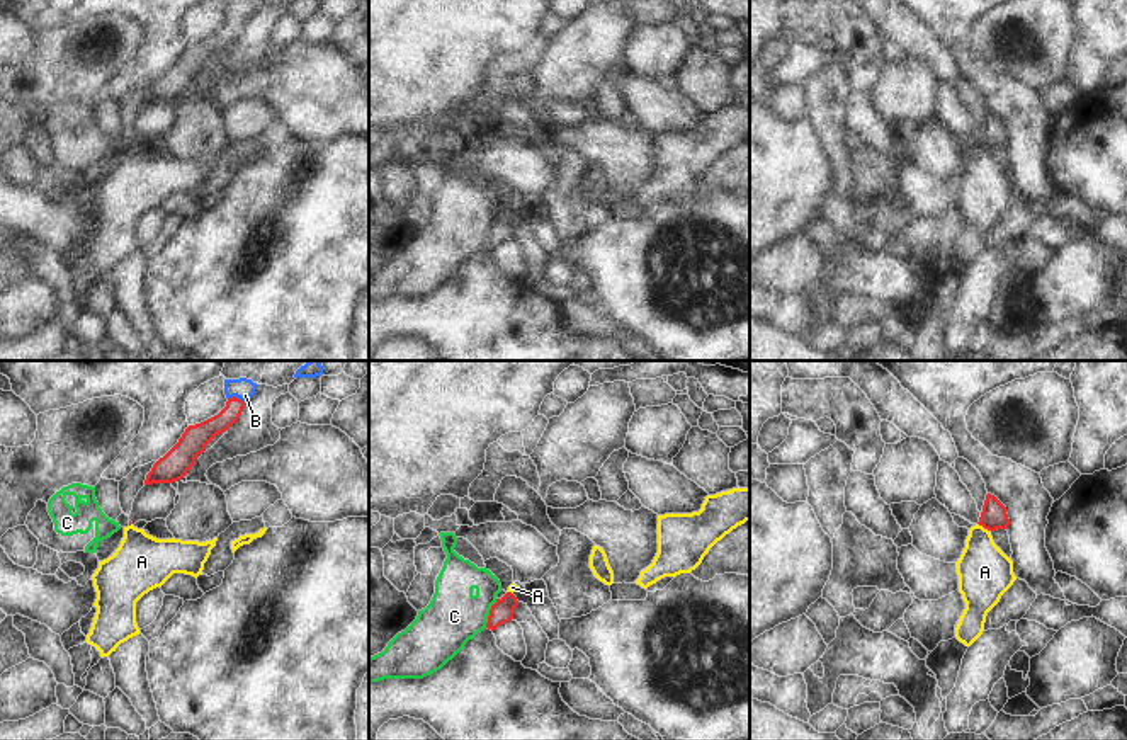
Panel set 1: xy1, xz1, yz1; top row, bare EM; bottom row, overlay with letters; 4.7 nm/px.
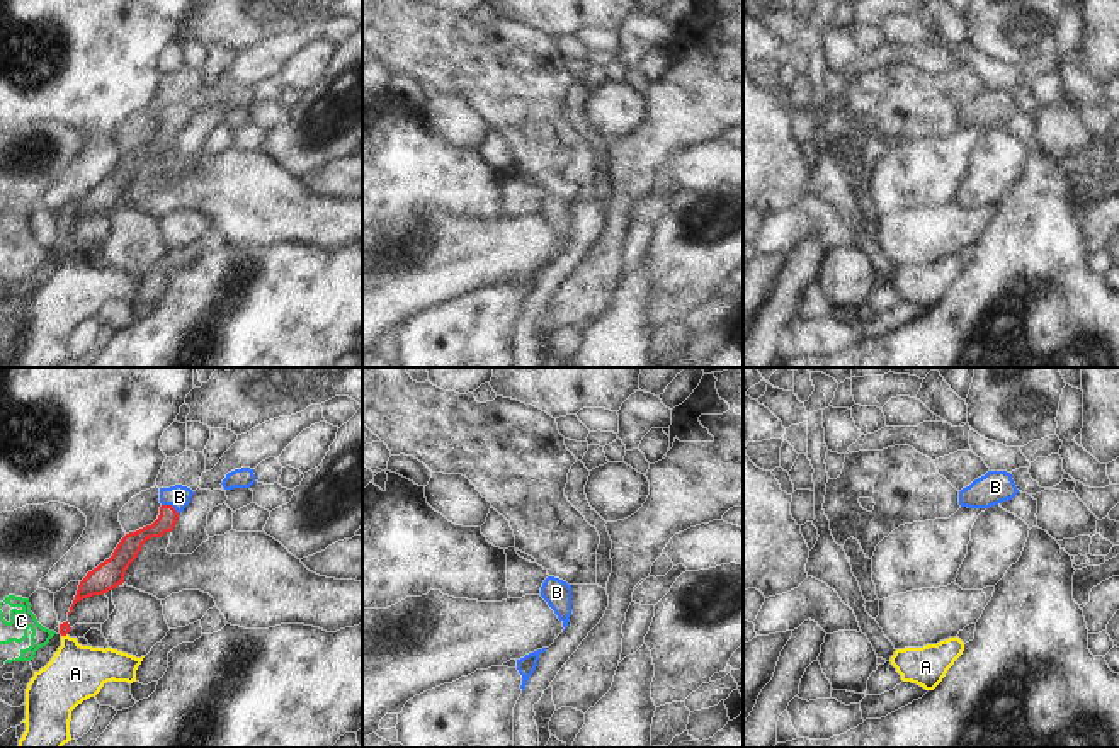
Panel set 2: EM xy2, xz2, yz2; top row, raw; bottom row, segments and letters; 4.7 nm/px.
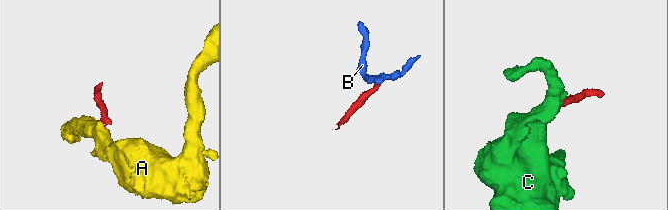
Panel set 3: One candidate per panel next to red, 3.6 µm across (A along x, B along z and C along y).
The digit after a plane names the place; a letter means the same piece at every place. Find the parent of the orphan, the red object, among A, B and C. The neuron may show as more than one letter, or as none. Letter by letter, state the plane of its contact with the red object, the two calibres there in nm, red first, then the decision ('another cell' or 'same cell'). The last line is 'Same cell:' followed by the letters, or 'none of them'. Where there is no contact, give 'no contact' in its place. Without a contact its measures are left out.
A: meets red in yz1; 120 nm thick on the red side, 260 nm on the other; another cell
B: meets red in xy1; 110 nm thick on the red side, 90 nm on the other; same cell
C: meets red in xz1; 110 nm thick on the red side, 260 nm on the other; another cell
Same cell: B

